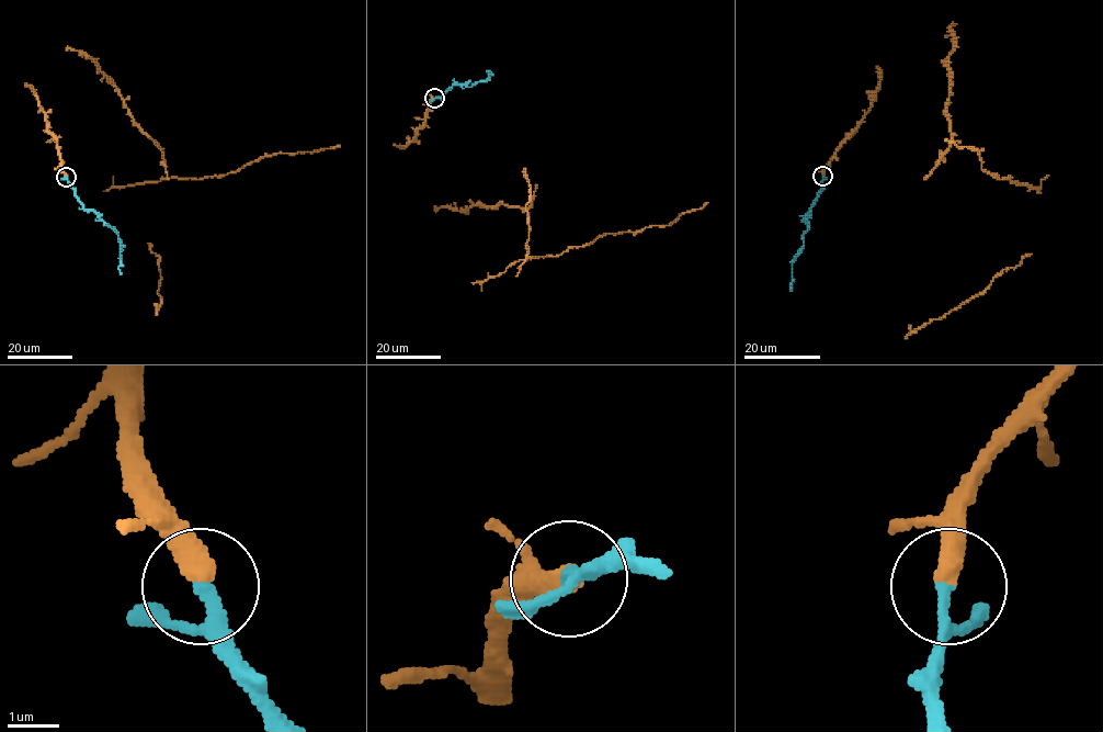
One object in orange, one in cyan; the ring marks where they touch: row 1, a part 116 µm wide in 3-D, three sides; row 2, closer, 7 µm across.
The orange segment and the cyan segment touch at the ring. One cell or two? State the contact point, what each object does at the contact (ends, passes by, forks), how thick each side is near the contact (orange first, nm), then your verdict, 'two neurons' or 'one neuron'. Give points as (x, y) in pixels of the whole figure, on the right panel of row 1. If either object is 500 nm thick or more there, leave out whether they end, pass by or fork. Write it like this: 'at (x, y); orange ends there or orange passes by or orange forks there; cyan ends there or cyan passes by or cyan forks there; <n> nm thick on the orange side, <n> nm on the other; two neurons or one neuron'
at (822, 176); orange ends there; cyan passes by; 460 nm thick on the orange side, 200 nm on the other; one neuron

